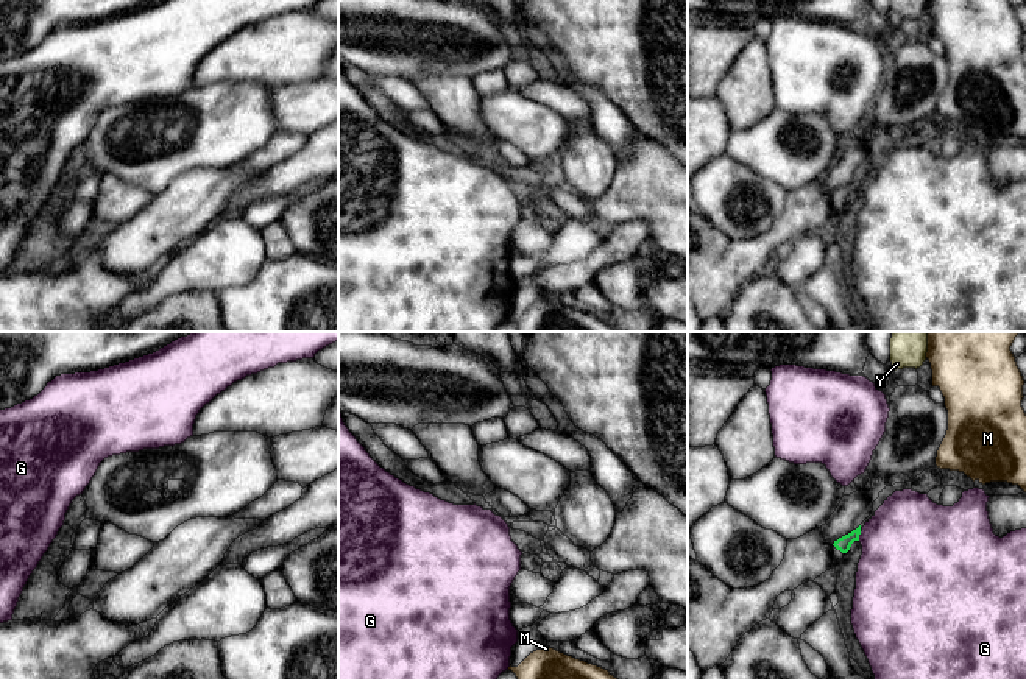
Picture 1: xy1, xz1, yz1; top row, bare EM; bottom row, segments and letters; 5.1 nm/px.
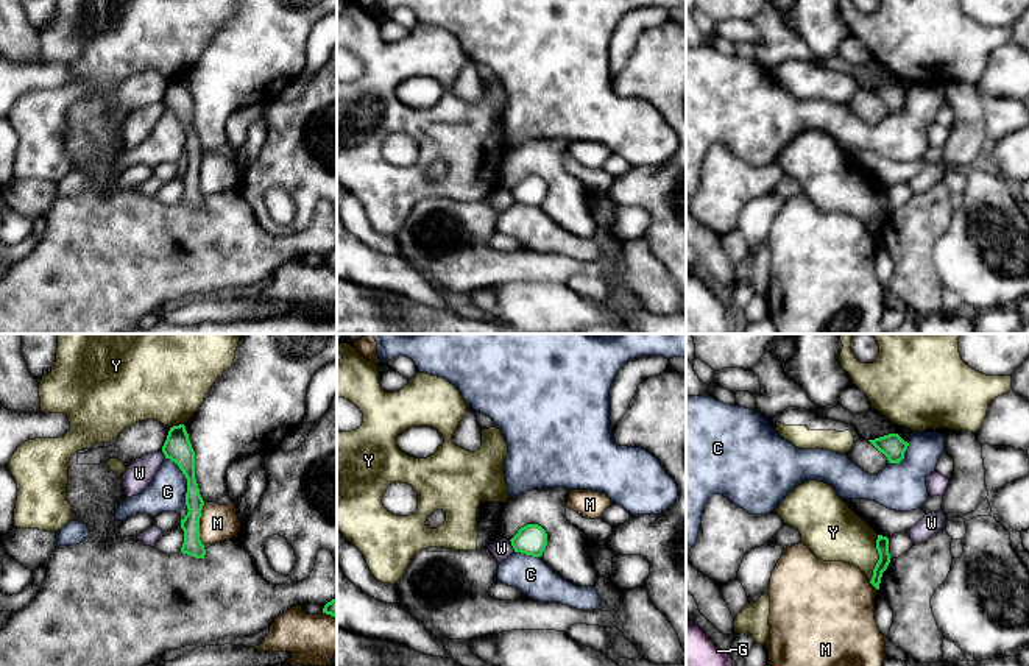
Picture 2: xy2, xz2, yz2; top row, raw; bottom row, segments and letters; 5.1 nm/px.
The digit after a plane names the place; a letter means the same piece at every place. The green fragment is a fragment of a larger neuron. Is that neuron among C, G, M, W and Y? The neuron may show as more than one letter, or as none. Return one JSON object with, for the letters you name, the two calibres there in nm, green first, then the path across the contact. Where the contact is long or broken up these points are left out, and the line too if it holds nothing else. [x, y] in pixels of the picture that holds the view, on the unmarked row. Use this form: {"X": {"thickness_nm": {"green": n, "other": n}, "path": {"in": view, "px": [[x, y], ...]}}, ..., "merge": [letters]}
{"merge": []}

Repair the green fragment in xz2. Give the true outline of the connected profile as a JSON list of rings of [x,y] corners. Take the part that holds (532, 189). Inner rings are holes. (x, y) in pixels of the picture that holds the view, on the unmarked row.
[[[527,175],[510,192],[514,203],[541,207],[547,197],[547,184],[538,175]]]

